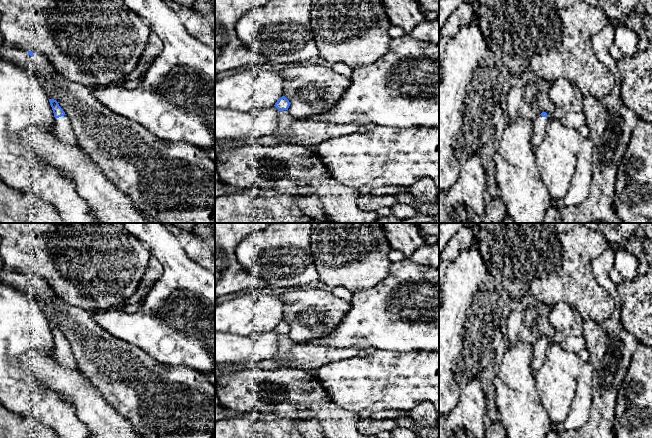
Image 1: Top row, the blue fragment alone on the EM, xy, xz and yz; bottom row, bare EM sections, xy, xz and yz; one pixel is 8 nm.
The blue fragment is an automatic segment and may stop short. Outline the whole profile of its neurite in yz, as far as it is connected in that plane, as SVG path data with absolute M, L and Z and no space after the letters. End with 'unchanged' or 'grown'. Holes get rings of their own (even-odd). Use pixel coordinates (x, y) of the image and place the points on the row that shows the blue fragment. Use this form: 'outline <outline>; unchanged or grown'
outline M542 112L533 121L533 150L543 141L549 118L546 112Z; grown

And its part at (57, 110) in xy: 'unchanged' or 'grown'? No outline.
grown

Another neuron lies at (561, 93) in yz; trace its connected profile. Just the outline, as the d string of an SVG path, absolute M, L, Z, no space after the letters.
M558 79L551 84L549 99L556 107L568 107L575 97L573 83L566 79Z

